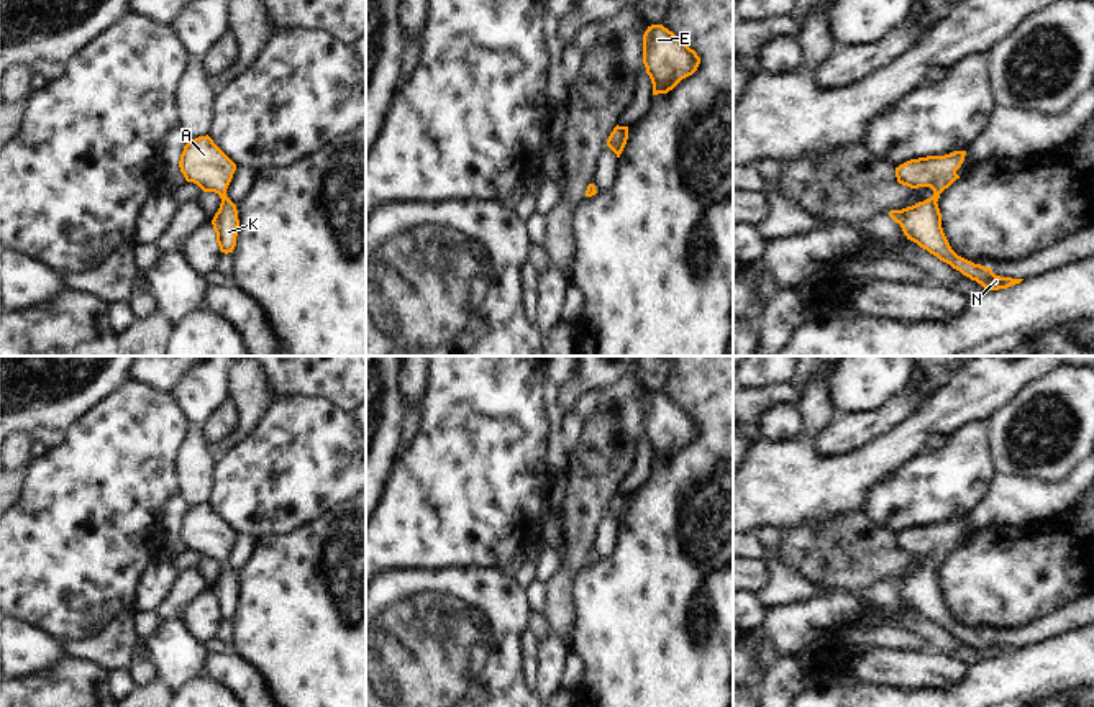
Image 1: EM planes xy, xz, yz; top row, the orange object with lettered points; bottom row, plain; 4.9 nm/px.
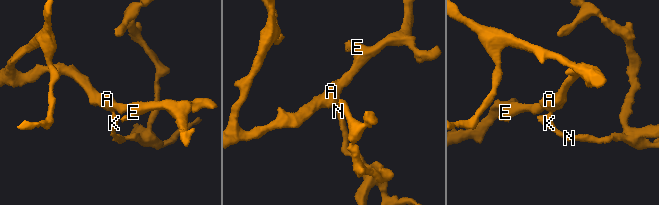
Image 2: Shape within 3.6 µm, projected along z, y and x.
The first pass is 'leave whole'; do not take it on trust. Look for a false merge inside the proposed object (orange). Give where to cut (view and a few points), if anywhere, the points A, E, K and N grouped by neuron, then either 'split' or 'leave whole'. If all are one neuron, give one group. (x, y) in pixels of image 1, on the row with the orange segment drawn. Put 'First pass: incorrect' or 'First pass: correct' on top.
First pass: correct
no cut; A E K N; leave whole

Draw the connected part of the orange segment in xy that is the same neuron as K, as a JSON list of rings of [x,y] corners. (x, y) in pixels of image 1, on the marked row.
[[[207,136],[187,139],[179,161],[187,182],[197,184],[203,192],[215,192],[221,203],[212,225],[217,233],[220,251],[233,253],[238,236],[238,210],[226,197],[226,189],[236,171],[236,164]]]

